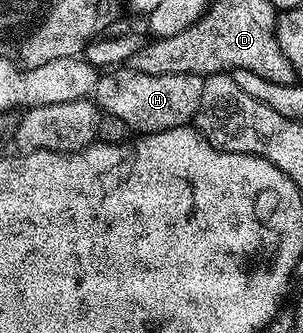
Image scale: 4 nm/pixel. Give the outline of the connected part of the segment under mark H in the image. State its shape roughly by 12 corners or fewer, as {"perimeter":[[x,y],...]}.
{"perimeter":[[205,77],[132,80],[108,108],[137,133],[191,125]]}

